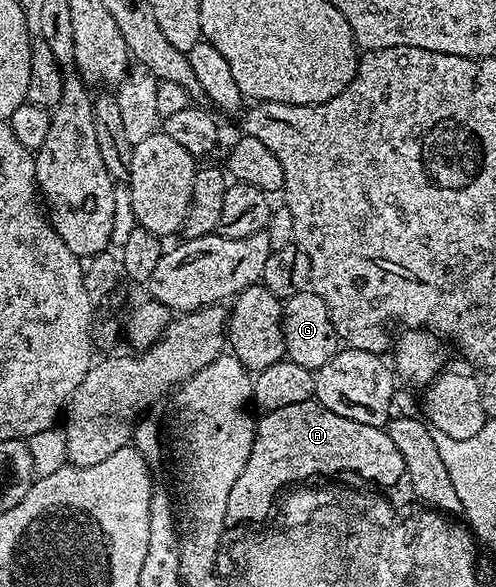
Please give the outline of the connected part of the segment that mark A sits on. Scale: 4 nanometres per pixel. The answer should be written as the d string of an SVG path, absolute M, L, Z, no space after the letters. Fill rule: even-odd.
M309 399L296 405L284 405L284 409L267 411L257 420L254 429L252 449L247 464L240 477L228 494L230 500L230 519L267 518L271 514L271 495L275 488L290 487L288 481L295 476L305 475L307 478L316 475L334 475L337 471L355 471L362 479L371 479L382 487L394 487L403 482L406 466L404 457L400 457L400 449L388 437L386 430L372 425L360 425L360 421L348 421L348 417L340 417L340 413L332 413L323 403Z

